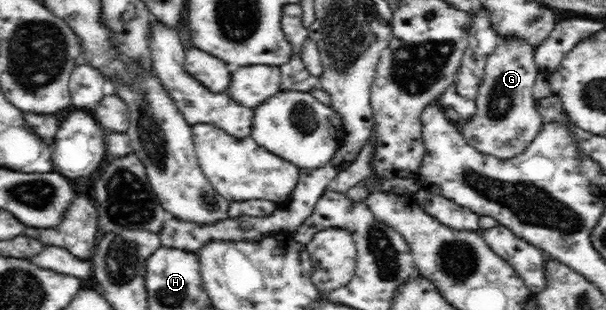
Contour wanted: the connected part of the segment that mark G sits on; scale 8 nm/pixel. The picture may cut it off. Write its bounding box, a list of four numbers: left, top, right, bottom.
[461,37,544,160]

